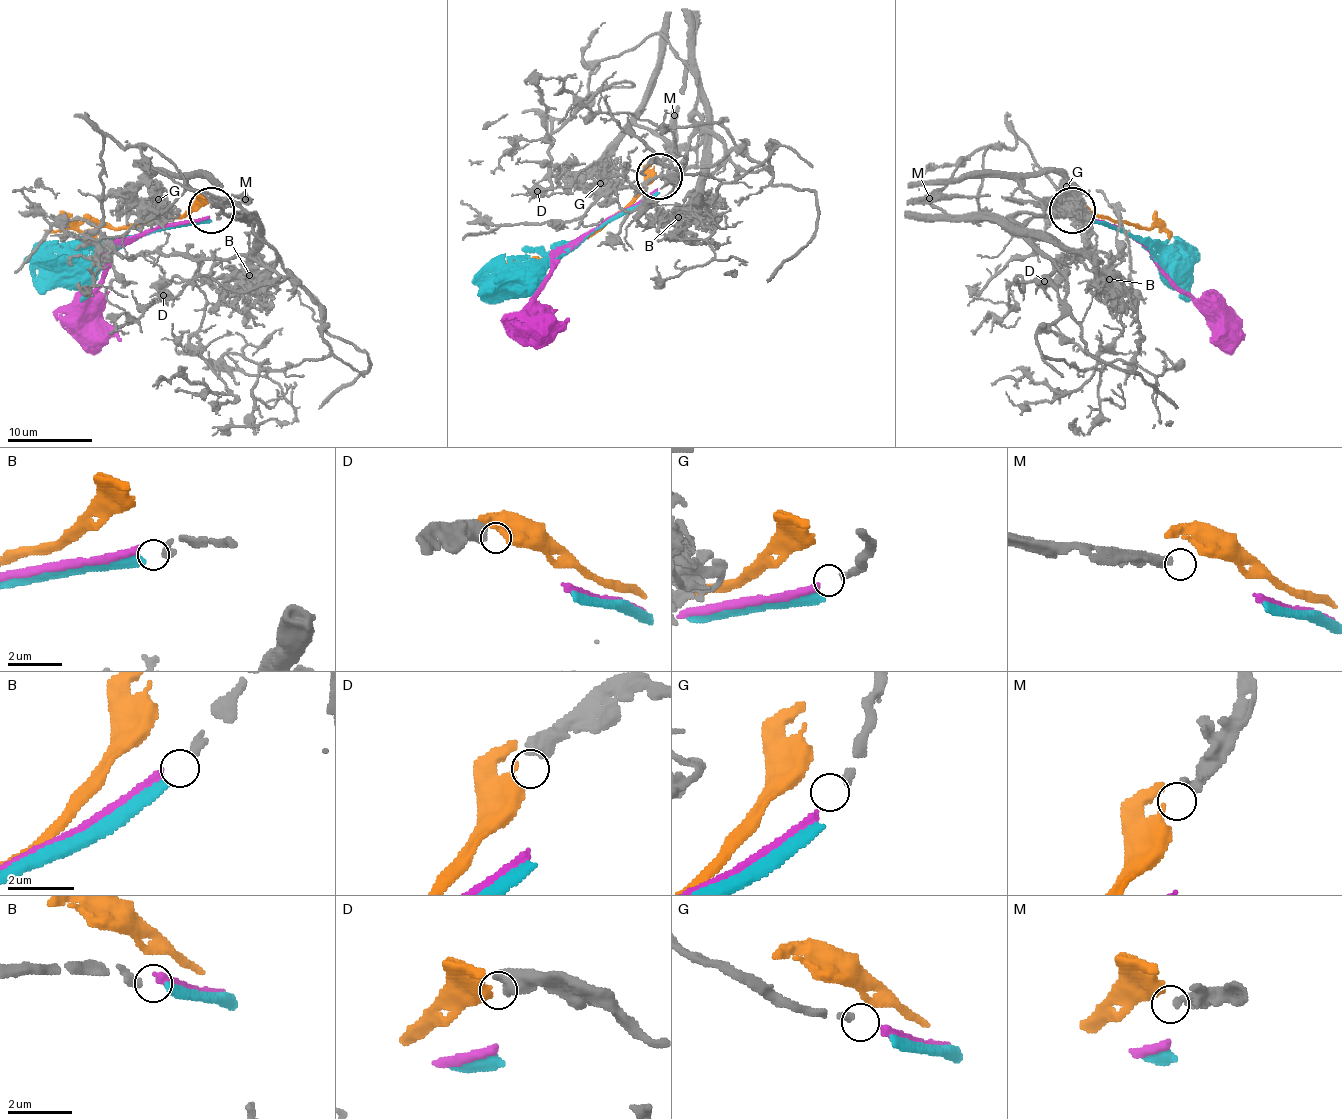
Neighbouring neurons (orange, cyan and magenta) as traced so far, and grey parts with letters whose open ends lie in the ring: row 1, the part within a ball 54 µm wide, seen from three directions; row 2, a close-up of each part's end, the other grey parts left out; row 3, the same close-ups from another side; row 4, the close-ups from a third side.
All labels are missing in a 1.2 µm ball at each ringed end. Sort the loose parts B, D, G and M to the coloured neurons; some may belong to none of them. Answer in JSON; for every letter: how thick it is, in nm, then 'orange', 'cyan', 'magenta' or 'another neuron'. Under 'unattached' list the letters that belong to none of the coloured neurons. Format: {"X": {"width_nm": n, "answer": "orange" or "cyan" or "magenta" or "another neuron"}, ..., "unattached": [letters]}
{"B": {"width_nm": 240, "answer": "cyan"}, "D": {"width_nm": 600, "answer": "orange"}, "G": {"width_nm": 200, "answer": "magenta"}, "M": {"width_nm": 280, "answer": "another neuron"}, "unattached": ["M"]}

